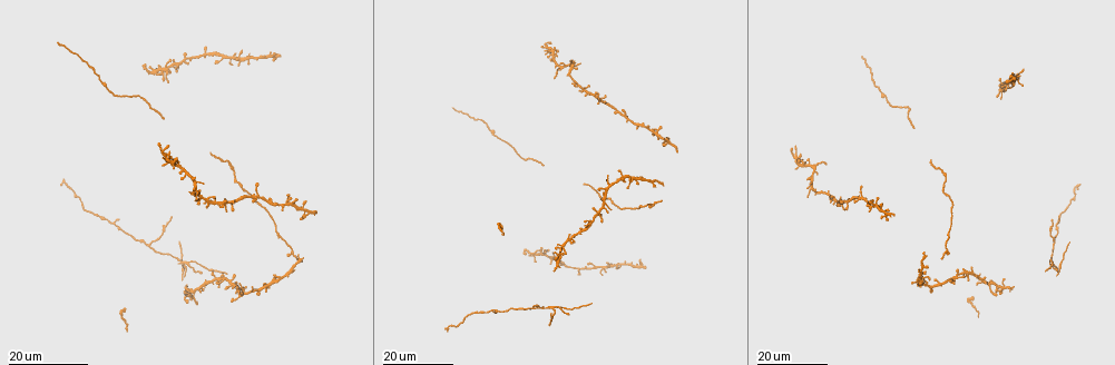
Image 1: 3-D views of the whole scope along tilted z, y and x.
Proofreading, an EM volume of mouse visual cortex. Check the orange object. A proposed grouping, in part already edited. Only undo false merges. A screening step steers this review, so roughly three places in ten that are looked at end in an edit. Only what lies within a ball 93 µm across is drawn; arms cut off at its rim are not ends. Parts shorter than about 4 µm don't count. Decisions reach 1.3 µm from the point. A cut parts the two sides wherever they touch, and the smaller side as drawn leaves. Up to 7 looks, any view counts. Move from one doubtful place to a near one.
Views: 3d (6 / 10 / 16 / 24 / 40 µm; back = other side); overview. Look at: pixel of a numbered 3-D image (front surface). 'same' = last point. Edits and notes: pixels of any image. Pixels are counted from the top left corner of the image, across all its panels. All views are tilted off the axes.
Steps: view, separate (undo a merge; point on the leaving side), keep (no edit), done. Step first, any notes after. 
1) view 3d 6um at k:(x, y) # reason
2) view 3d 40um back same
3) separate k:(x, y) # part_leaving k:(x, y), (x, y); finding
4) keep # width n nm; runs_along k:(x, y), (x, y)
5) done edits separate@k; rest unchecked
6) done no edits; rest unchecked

view 3d 24um at 1:(161, 73) # three arms meet

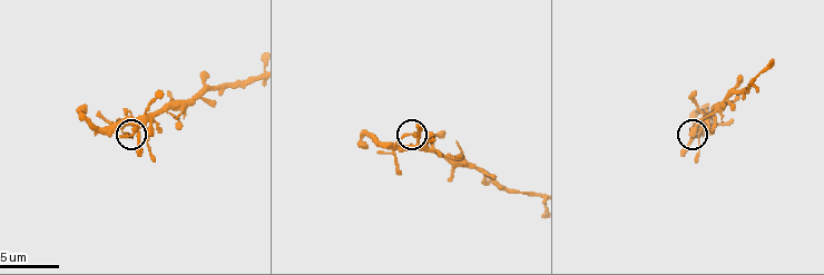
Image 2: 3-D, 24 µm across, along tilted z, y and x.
view 3d 6um at 2:(136, 134)

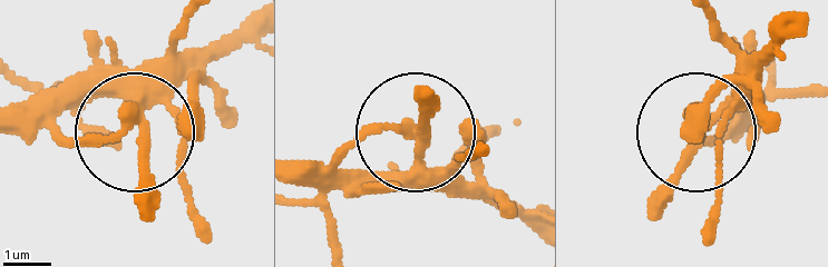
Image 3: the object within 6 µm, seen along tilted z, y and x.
keep # width 220 nm; one neuron here

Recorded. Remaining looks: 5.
view 3d 16um at 1:(521, 310) # arms part here

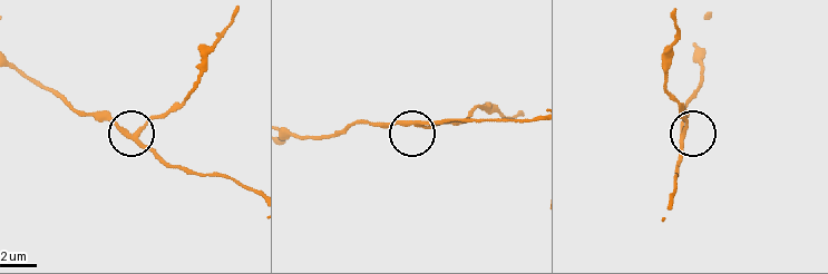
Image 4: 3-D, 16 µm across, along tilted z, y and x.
view 3d 6um at 4:(414, 126)

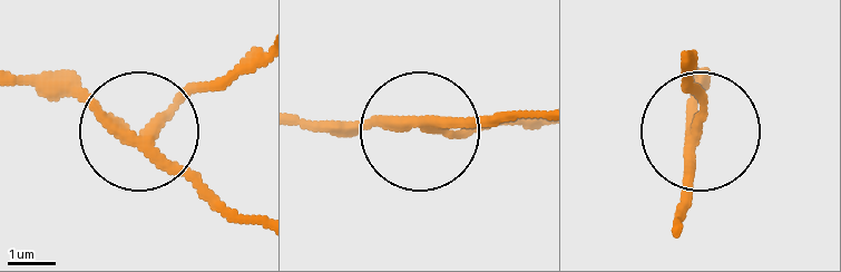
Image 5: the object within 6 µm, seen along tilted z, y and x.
separate 5:(187, 84) # arms 3; part_leaving 5:(146, 134), (251, 62); two neurons meet here

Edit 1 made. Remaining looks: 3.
view 3d 24um at 1:(607, 186) # thin arm on a thick one

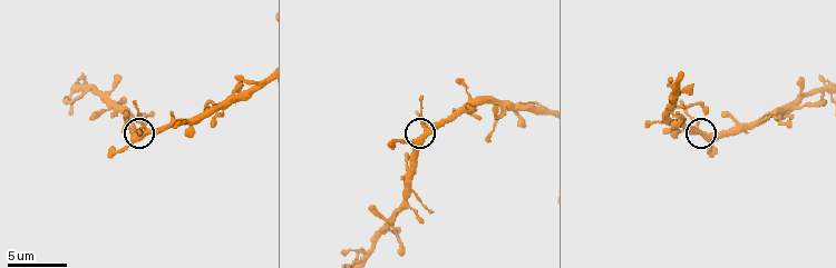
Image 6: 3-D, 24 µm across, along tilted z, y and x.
view 3d 6um at 6:(424, 129)

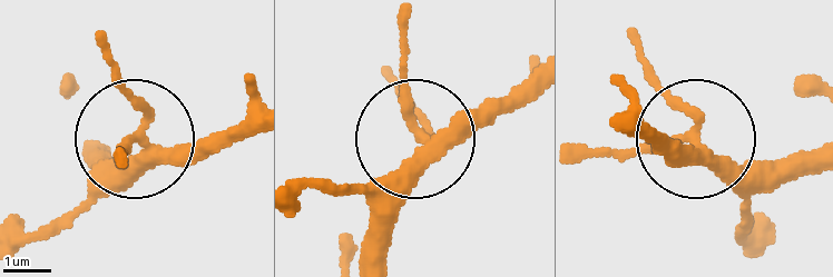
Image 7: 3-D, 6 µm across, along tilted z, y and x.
keep # runs_along 7:(255, 111), (221, 139), (173, 154), (137, 141), (121, 157); one neuron here

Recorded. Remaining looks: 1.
done edits separate@5; rest unchecked

